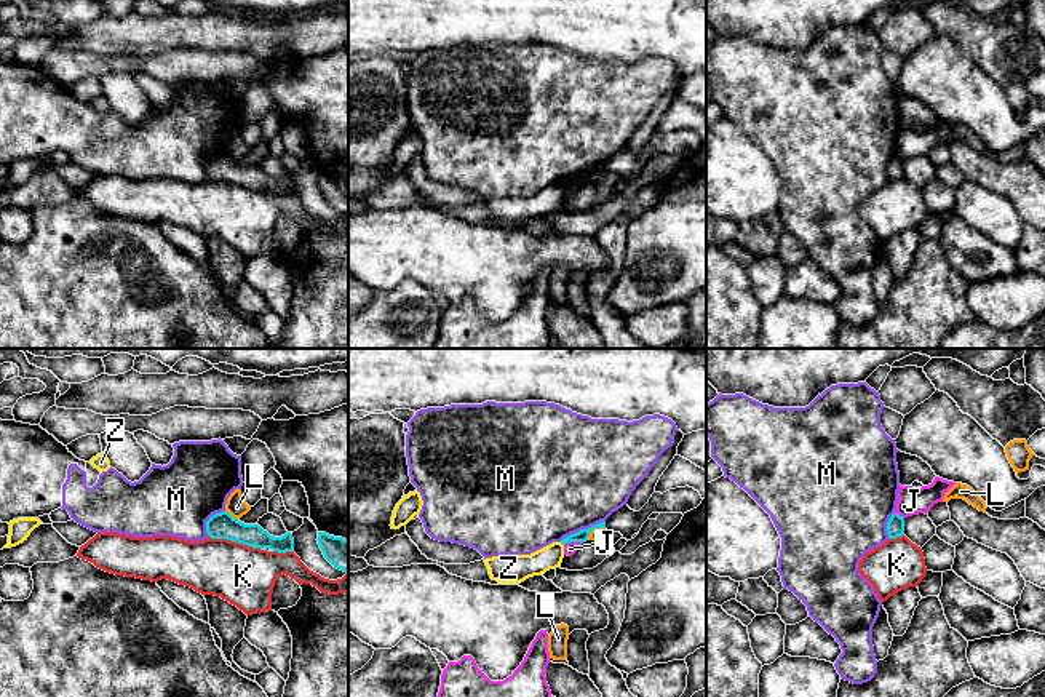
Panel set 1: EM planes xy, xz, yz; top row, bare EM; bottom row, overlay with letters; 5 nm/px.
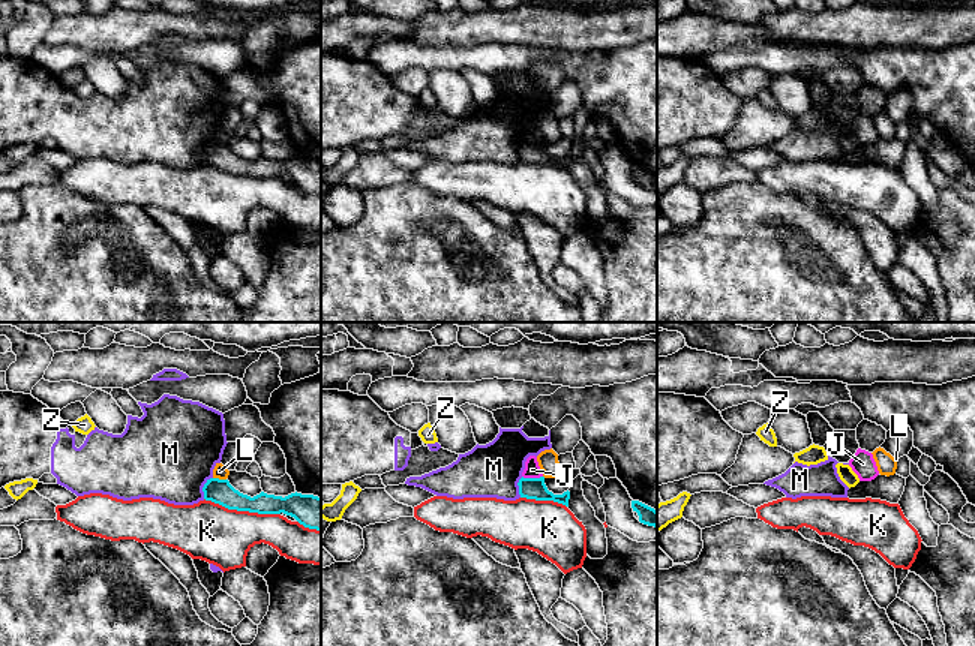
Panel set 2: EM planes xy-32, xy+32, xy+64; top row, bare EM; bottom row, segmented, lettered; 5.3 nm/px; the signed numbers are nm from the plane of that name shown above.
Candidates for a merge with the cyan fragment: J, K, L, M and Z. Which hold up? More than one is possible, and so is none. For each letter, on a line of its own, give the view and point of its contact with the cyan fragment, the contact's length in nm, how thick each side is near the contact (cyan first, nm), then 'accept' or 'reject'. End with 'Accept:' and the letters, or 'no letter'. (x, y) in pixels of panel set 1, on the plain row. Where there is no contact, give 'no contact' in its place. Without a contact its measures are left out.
J: meets cyan in xz at (572, 183); contact 100 nm long; 70 nm thick on the cyan side, 60 nm on the other; reject
K: meets cyan in xy at (235, 183); contact 280 nm long; 130 nm thick on the cyan side, 300 nm on the other; reject
L: meets cyan in xy at (230, 157); contact 80 nm long; 130 nm thick on the cyan side, 100 nm on the other; reject
M: meets cyan in xz at (582, 171); contact 260 nm long; 70 nm thick on the cyan side, 500 nm on the other; reject
Z: no contact; reject
Accept: no letter

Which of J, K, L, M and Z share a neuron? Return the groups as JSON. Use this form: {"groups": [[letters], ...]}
{"groups": [["J"], ["K"], ["L"], ["M"], ["Z"]]}

